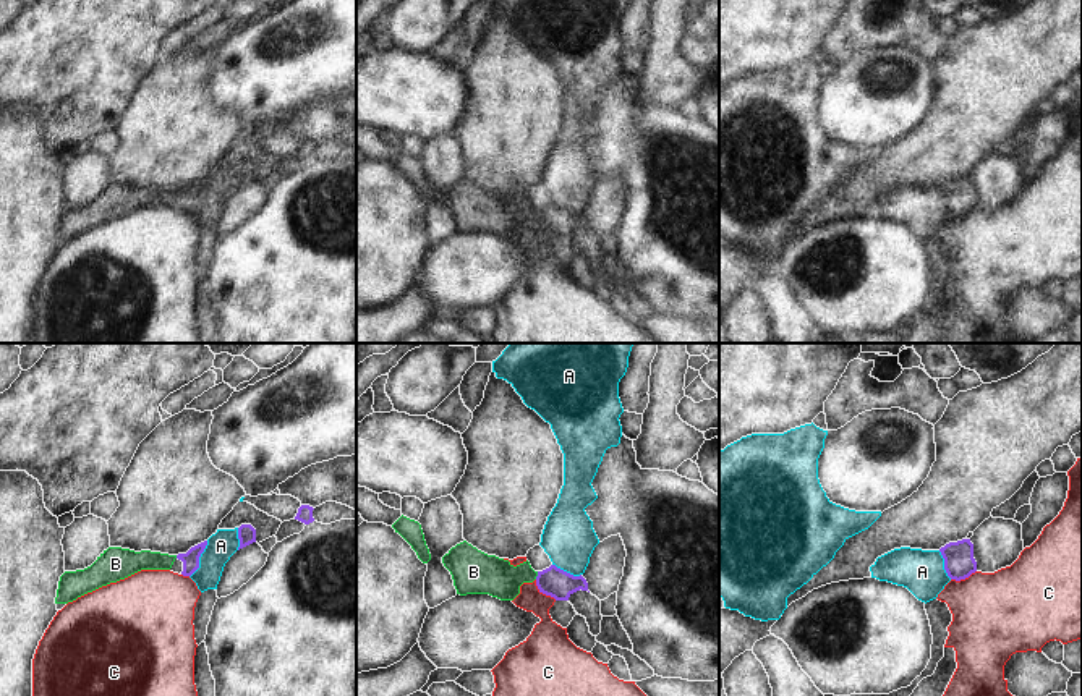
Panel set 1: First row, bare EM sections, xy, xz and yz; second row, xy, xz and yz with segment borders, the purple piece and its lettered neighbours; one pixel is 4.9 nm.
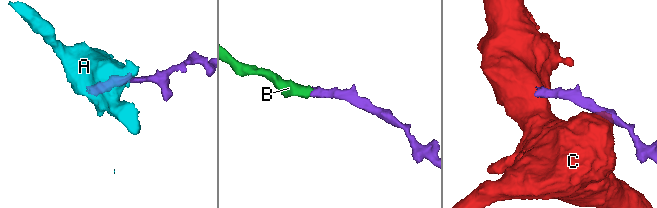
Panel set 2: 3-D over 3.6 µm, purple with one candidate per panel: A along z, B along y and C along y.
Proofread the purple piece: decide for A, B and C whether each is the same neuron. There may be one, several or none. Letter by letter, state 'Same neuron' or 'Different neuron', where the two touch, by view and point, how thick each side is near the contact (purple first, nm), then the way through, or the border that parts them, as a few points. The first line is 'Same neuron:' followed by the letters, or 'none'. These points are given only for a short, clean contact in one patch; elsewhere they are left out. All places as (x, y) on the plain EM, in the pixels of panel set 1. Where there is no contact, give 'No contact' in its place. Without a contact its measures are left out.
Same neuron: B
A: Different neuron. Touches purple at xy (198, 196). Thickness 80 nm (purple) against 140 nm. Boundary: xy (208, 178), (200, 195), (200, 204), (190, 214)
B: Same neuron. Touches purple at xz (538, 212). Thickness 150 nm (purple) against 190 nm. Path across: xz (553, 219), (538, 212), (491, 212)
C: Different neuron. Touches purple at xz (543, 230). Thickness 150 nm (purple) against 200 nm. Boundary: xz (535, 217), (535, 222), (543, 230), (556, 237).

